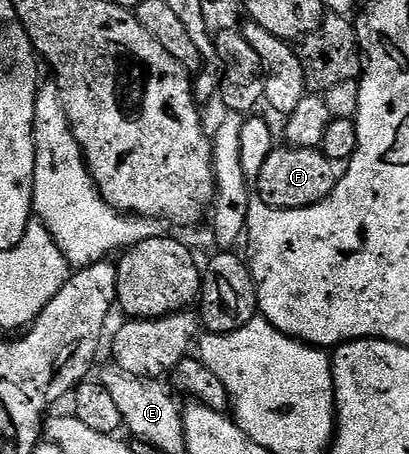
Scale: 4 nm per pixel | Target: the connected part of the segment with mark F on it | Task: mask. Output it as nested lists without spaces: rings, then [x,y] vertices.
[[[274,147],[273,153],[267,158],[263,170],[259,173],[255,192],[260,203],[266,208],[299,210],[310,208],[327,199],[335,190],[339,179],[339,172],[334,162],[316,148],[284,147]]]

